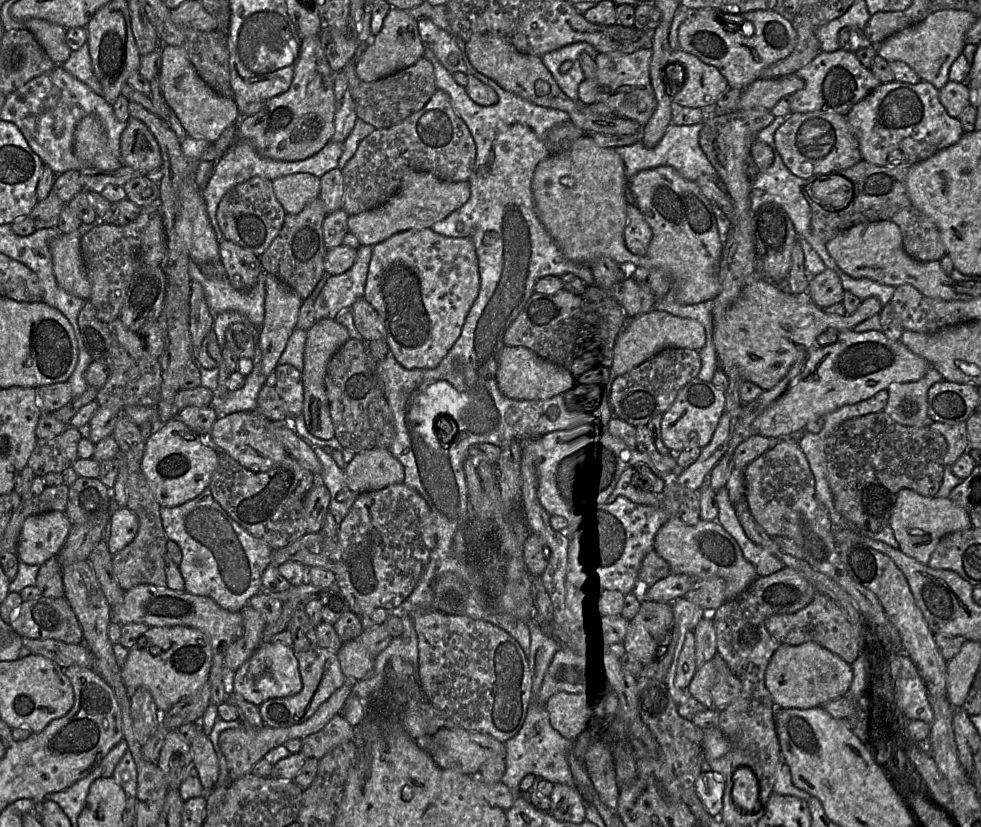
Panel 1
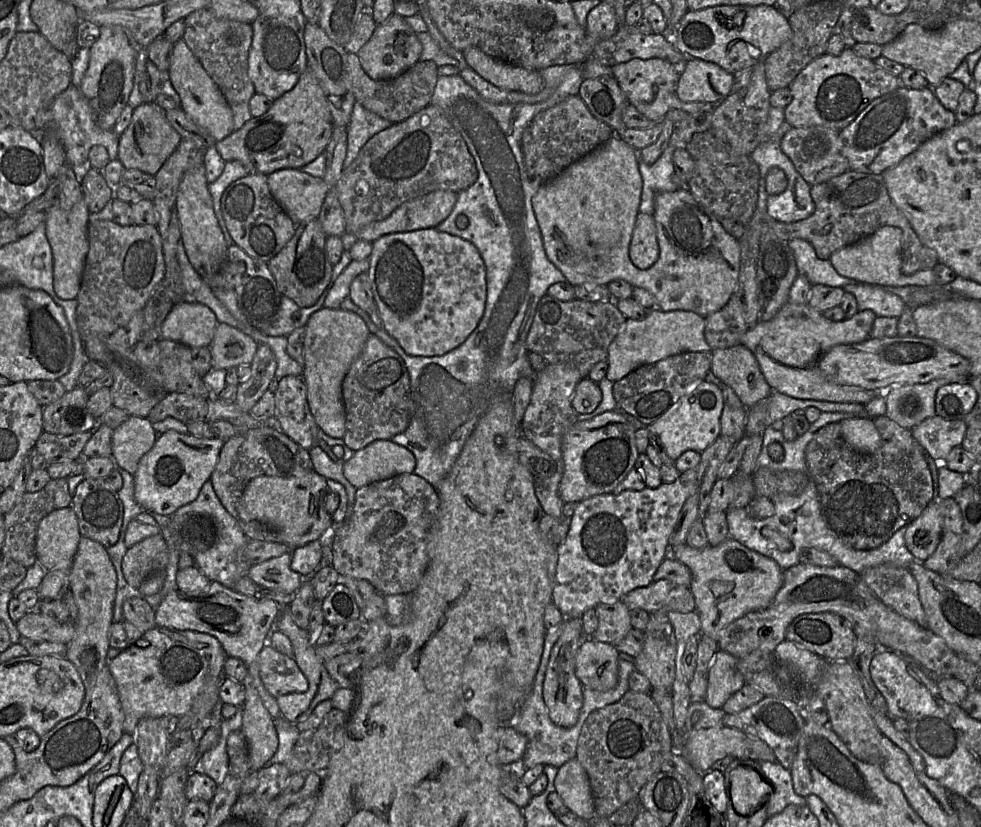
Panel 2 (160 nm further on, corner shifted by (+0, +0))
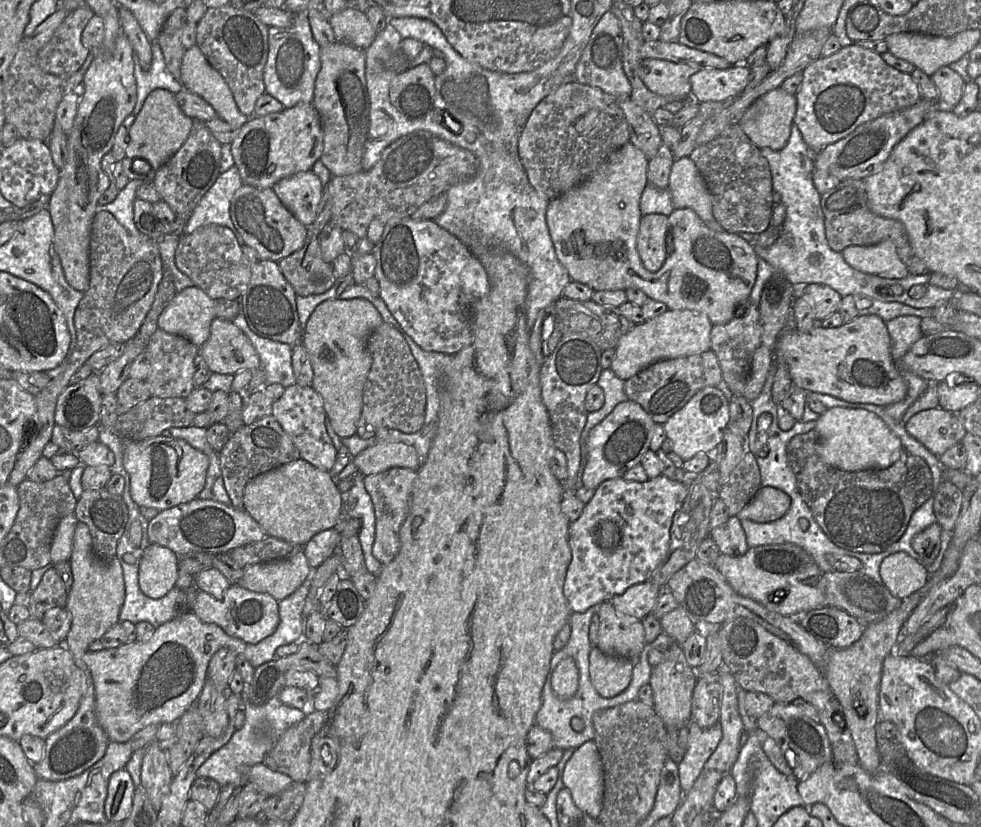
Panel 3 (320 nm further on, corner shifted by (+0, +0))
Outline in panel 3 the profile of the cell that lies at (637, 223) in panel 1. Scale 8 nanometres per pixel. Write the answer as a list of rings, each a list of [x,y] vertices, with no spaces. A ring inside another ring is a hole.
[[[642,215],[637,235],[637,251],[644,267],[650,272],[658,271],[668,256],[667,234],[668,216]]]

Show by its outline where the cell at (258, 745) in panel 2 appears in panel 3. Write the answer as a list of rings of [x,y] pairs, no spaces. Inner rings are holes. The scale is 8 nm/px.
[[[188,612],[155,628],[145,641],[130,642],[100,651],[87,651],[83,660],[94,683],[98,724],[110,742],[126,743],[135,733],[149,725],[176,723],[200,696],[212,656],[222,647],[228,647],[237,655],[244,656],[246,644],[228,635],[220,626],[203,622],[194,613]]]

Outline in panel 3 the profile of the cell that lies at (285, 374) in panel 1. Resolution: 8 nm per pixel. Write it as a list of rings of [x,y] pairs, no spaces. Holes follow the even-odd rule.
[[[297,383],[285,388],[282,396],[273,402],[272,415],[292,439],[300,453],[300,458],[316,468],[330,471],[336,461],[338,452],[325,426],[327,415],[323,400],[315,389]]]

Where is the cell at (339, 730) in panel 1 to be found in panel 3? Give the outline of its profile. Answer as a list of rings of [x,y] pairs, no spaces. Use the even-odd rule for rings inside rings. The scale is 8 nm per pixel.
[[[307,711],[297,724],[278,739],[263,763],[275,772],[288,775],[294,782],[306,783],[310,771],[311,741],[327,721],[327,711]]]

